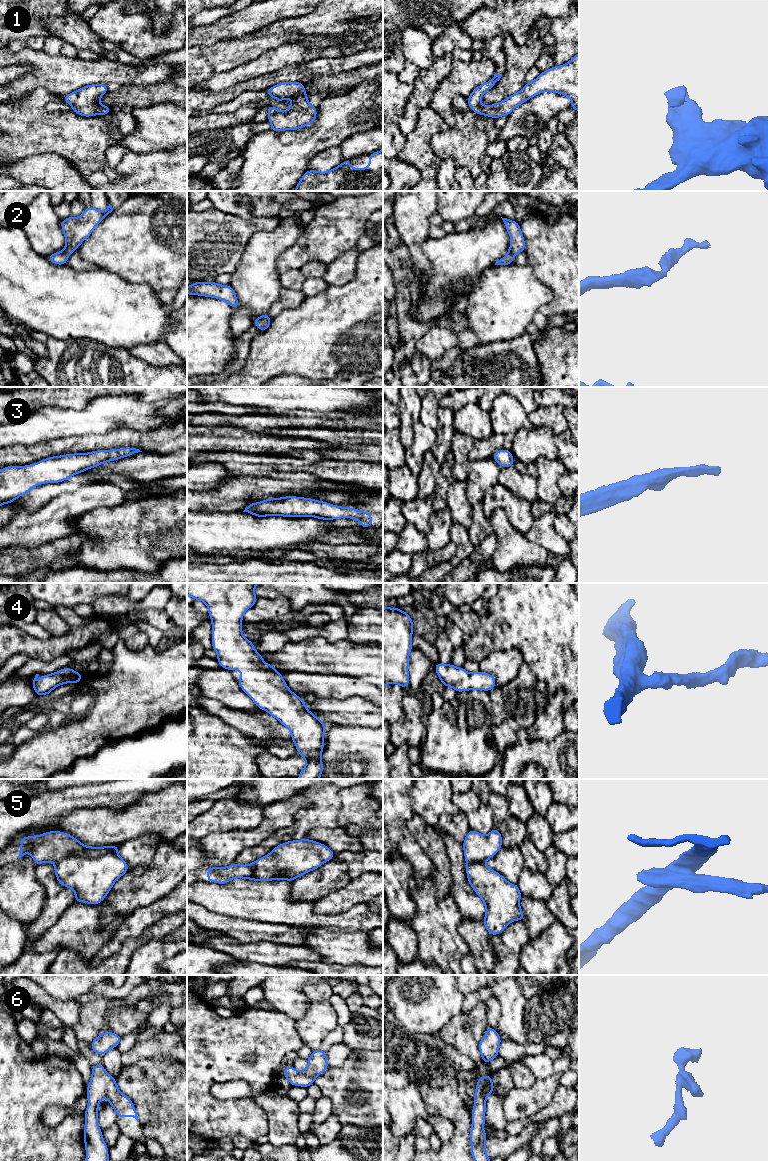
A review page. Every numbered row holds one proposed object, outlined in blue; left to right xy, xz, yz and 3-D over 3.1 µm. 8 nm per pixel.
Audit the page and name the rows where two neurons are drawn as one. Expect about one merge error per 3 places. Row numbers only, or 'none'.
5

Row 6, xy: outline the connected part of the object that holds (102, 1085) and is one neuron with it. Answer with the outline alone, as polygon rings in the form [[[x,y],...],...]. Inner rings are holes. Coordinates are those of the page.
[[[102,1064],[92,1066],[92,1074],[86,1088],[88,1105],[85,1110],[84,1143],[85,1161],[110,1161],[108,1146],[98,1125],[98,1106],[102,1098],[107,1098],[117,1117],[133,1117],[139,1121],[133,1102],[122,1094],[116,1079],[111,1076]]]

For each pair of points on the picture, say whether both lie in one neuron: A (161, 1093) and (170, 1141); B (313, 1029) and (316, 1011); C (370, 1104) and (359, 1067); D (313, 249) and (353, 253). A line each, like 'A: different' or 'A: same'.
A: same
B: same
C: same
D: different

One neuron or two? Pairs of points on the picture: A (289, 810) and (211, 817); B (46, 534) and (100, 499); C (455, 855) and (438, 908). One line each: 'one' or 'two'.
A: two
B: one
C: two

